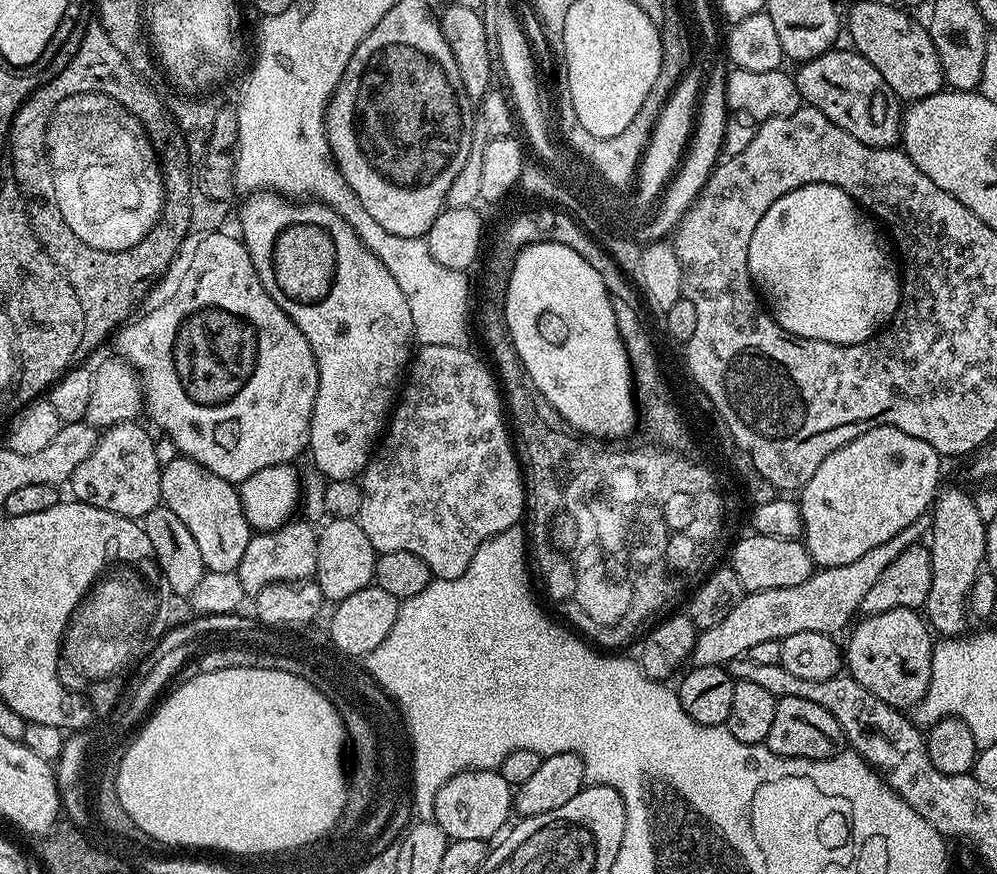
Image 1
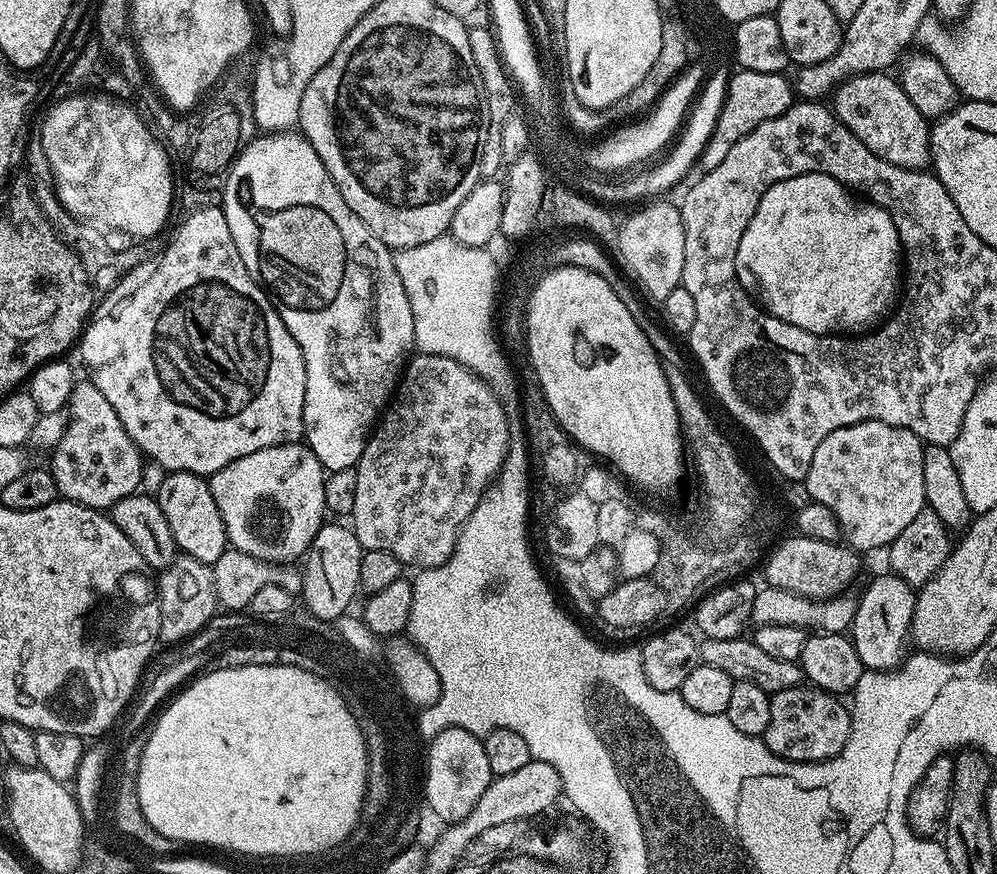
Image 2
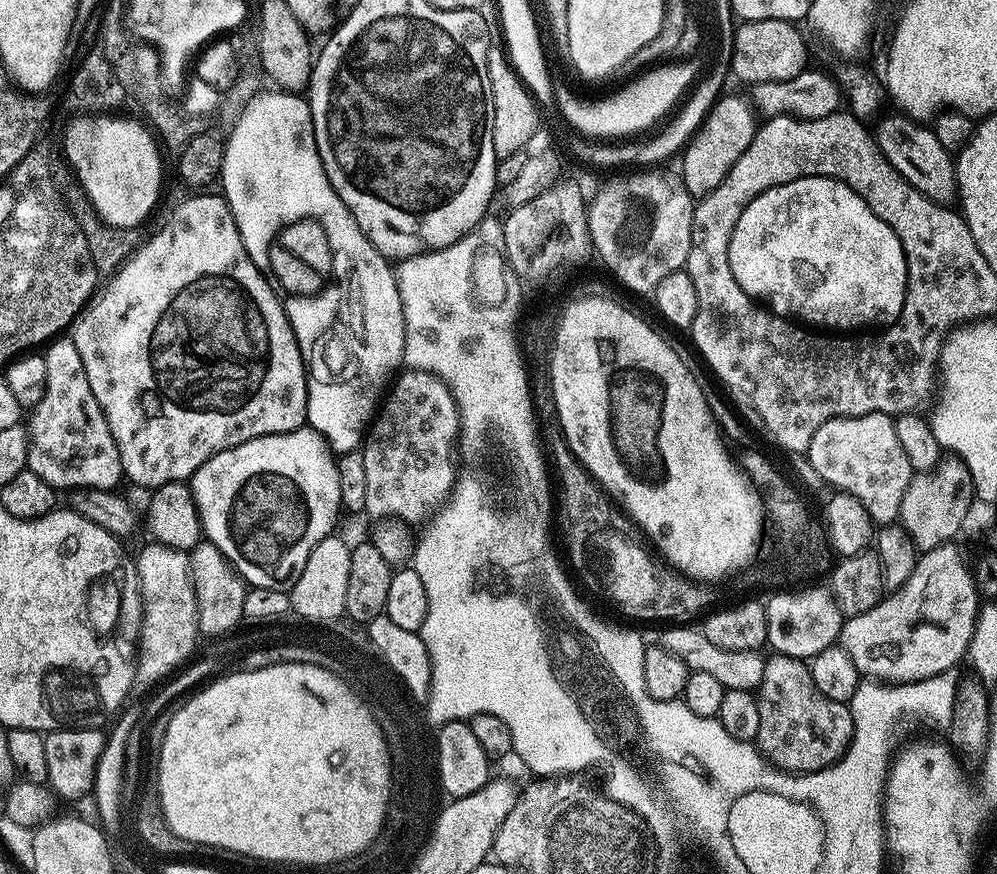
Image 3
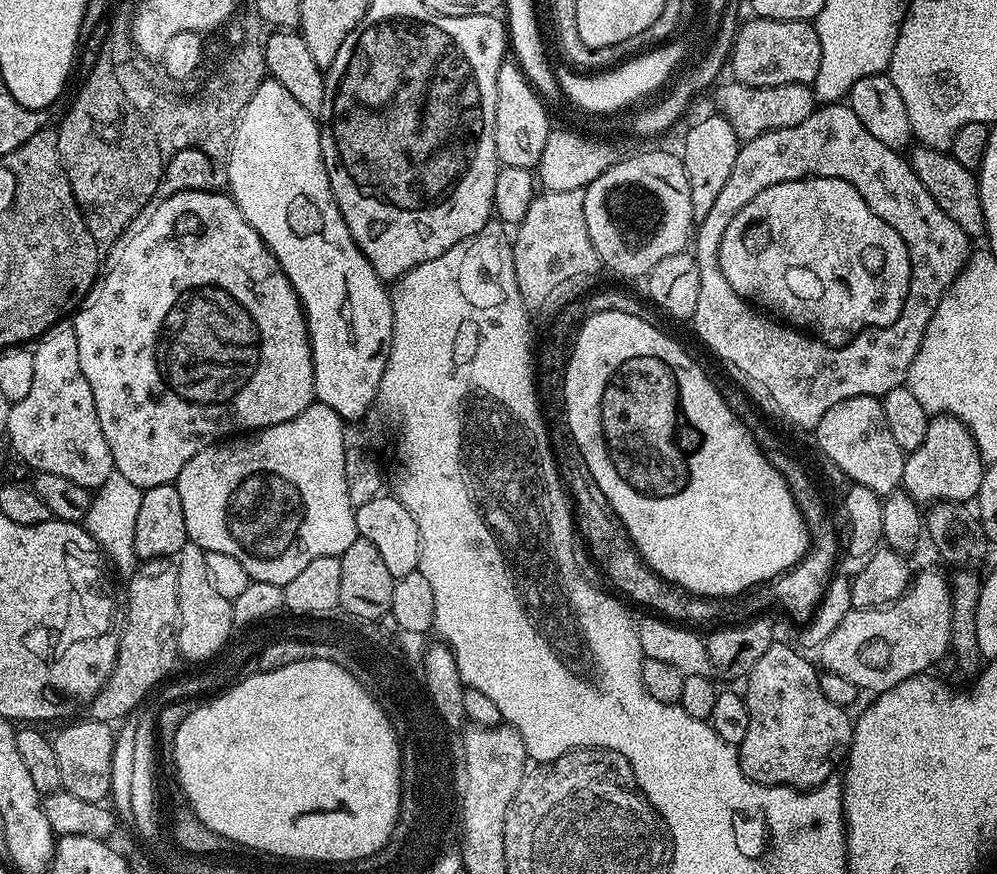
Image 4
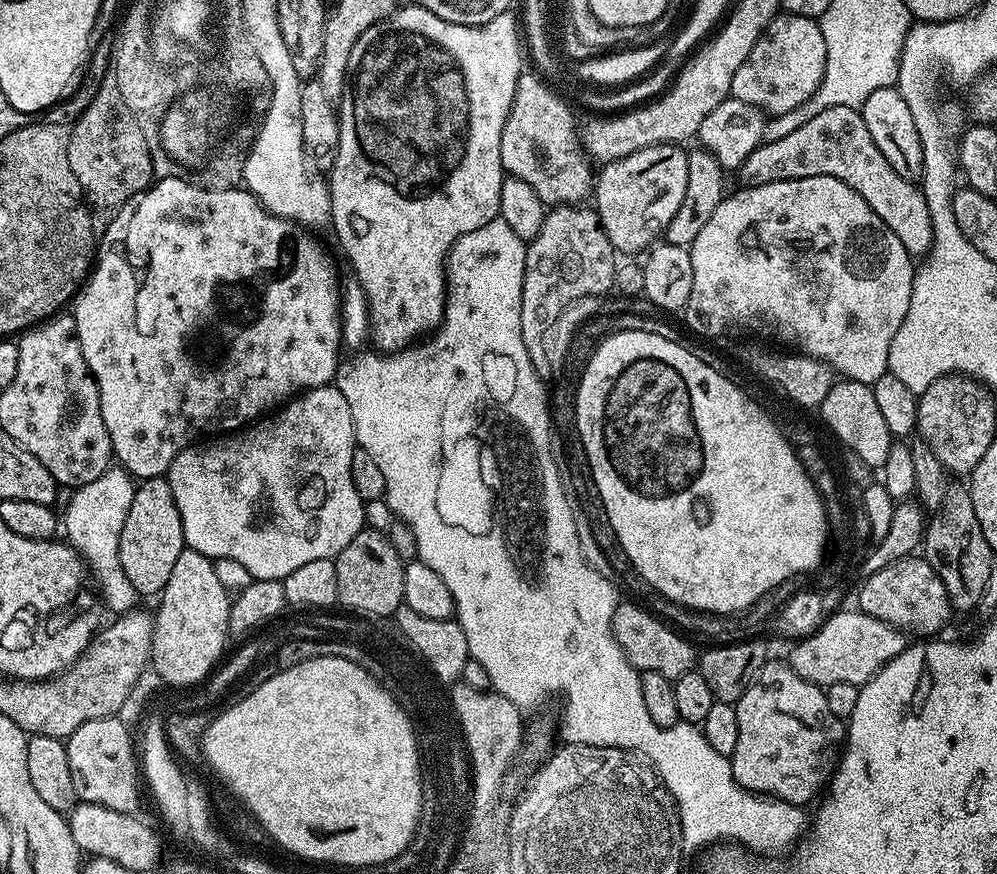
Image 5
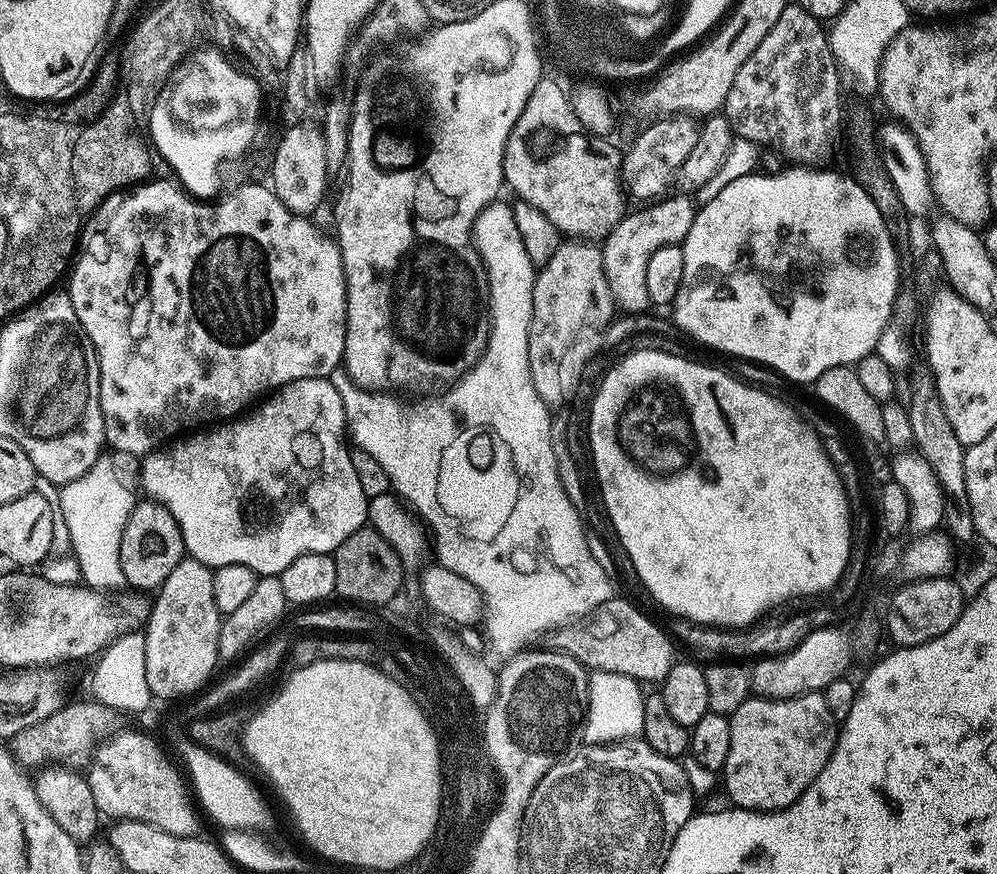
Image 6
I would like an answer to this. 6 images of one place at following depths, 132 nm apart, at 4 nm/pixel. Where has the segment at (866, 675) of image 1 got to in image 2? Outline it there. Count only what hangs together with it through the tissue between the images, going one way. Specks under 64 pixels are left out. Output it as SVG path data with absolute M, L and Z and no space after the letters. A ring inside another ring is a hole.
M885 574L876 576L864 593L859 593L856 613L852 619L850 639L865 669L873 672L890 672L903 665L910 649L912 615L916 609L916 592L913 585L902 578Z

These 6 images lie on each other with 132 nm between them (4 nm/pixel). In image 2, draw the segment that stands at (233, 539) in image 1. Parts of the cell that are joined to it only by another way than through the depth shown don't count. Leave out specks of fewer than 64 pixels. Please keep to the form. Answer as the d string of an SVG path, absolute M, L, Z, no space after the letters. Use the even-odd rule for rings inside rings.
M169 472L154 495L158 506L162 506L162 514L166 514L166 522L170 522L177 549L183 555L211 566L228 551L230 543L226 522L222 520L218 502L214 500L211 483L205 477L189 472Z

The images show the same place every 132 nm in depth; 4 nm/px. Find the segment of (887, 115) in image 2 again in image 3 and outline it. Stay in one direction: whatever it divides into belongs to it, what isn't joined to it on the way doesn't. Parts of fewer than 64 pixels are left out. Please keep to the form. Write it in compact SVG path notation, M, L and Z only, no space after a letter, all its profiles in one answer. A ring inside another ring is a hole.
M895 114L896 116L881 115L875 121L874 139L882 150L882 154L922 194L926 194L937 204L947 205L957 199L956 162L953 153L932 133L927 123L912 119L911 116Z

